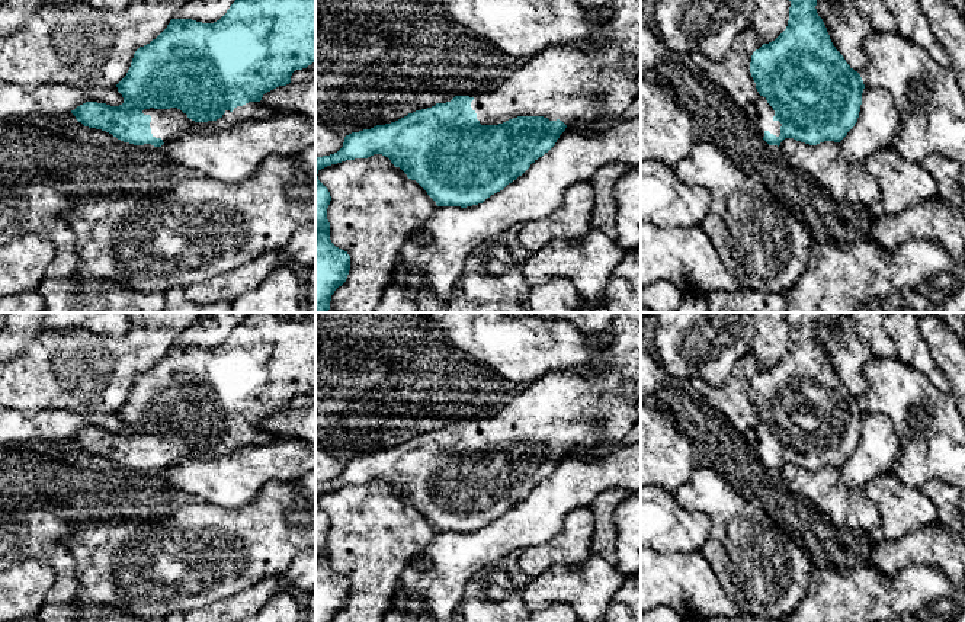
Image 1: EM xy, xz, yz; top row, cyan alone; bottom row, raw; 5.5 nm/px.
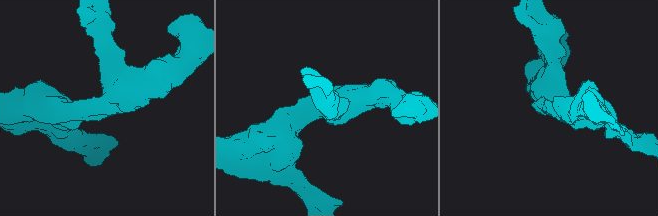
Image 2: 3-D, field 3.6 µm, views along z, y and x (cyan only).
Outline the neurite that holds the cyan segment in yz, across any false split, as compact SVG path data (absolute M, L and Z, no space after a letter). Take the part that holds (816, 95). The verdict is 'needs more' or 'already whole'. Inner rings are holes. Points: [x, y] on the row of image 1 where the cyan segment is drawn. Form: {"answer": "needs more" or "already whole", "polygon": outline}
{"answer": "needs more", "polygon": "M817 0L789 1L786 29L751 55L750 73L764 99L748 103L743 110L772 148L779 147L785 138L809 145L840 142L857 122L863 80L833 45L817 13Z"}

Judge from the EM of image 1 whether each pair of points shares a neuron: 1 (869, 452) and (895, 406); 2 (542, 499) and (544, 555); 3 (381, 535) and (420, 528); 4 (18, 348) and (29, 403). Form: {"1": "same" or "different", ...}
{"1": "different", "2": "different", "3": "same", "4": "different"}

